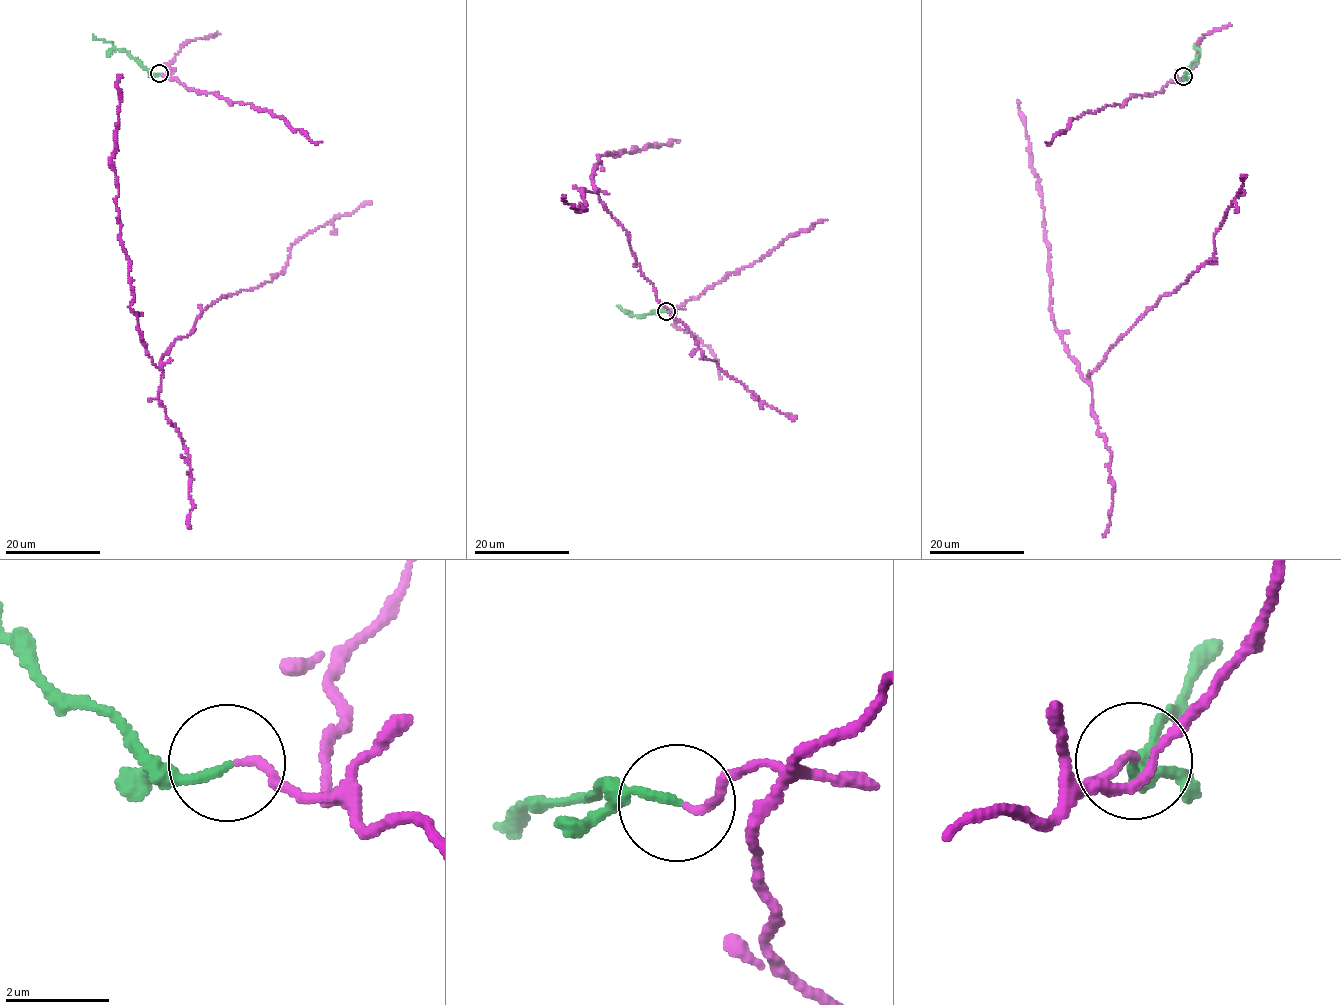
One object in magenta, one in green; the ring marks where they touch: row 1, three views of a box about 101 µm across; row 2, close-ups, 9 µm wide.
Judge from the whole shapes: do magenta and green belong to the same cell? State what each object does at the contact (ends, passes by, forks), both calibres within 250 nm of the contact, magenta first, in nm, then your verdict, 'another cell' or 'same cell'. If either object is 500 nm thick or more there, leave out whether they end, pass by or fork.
magenta ends | green ends | 120/160 nm | same cell

